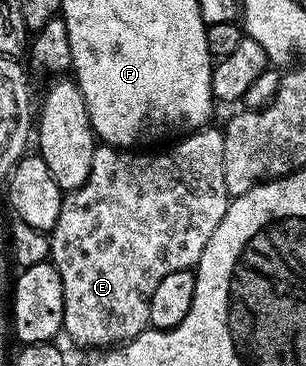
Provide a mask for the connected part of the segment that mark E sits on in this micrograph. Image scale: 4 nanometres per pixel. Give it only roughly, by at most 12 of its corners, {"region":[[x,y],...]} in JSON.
{"region":[[225,142],[100,143],[61,202],[63,332],[148,331],[225,218]]}

